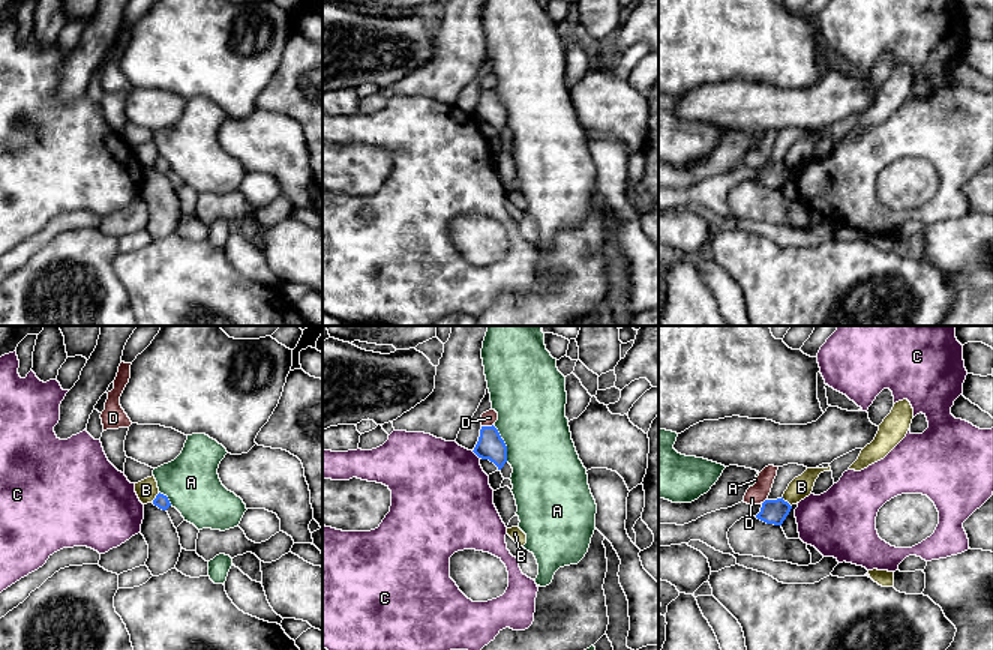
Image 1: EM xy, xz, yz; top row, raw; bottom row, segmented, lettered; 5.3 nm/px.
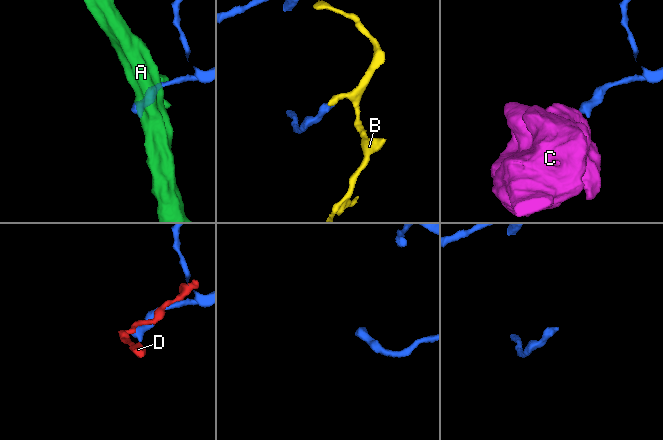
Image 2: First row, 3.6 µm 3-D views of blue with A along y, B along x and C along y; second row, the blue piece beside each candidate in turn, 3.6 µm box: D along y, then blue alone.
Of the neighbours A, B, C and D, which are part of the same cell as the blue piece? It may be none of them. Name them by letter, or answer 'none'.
none

